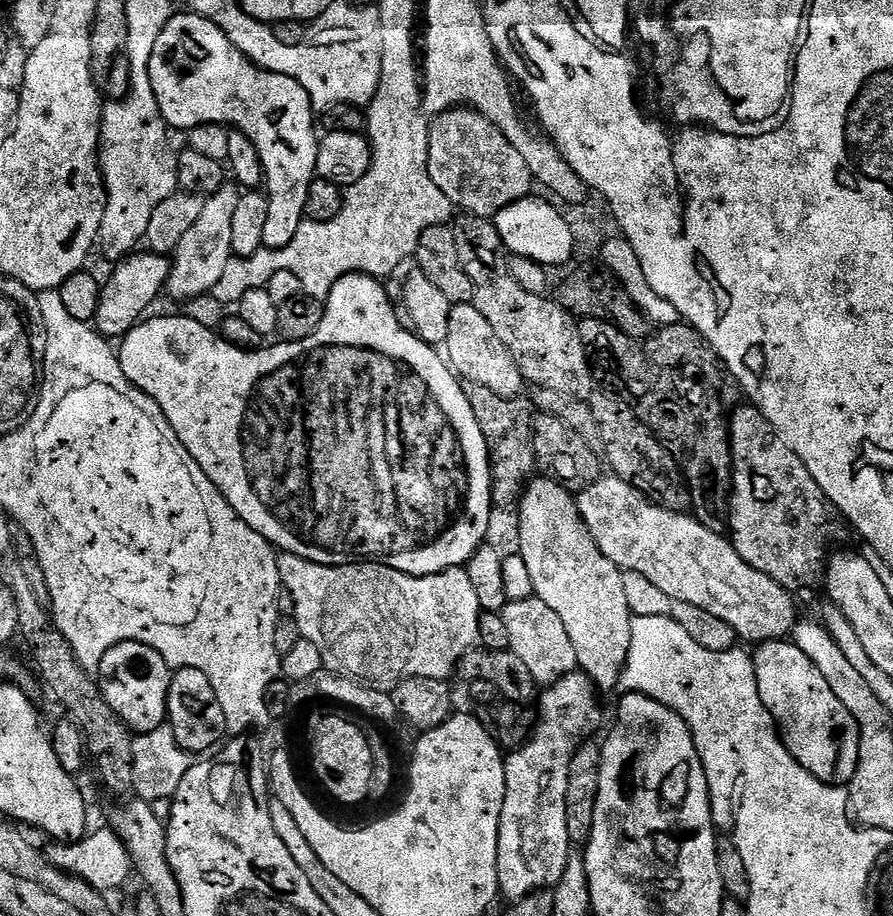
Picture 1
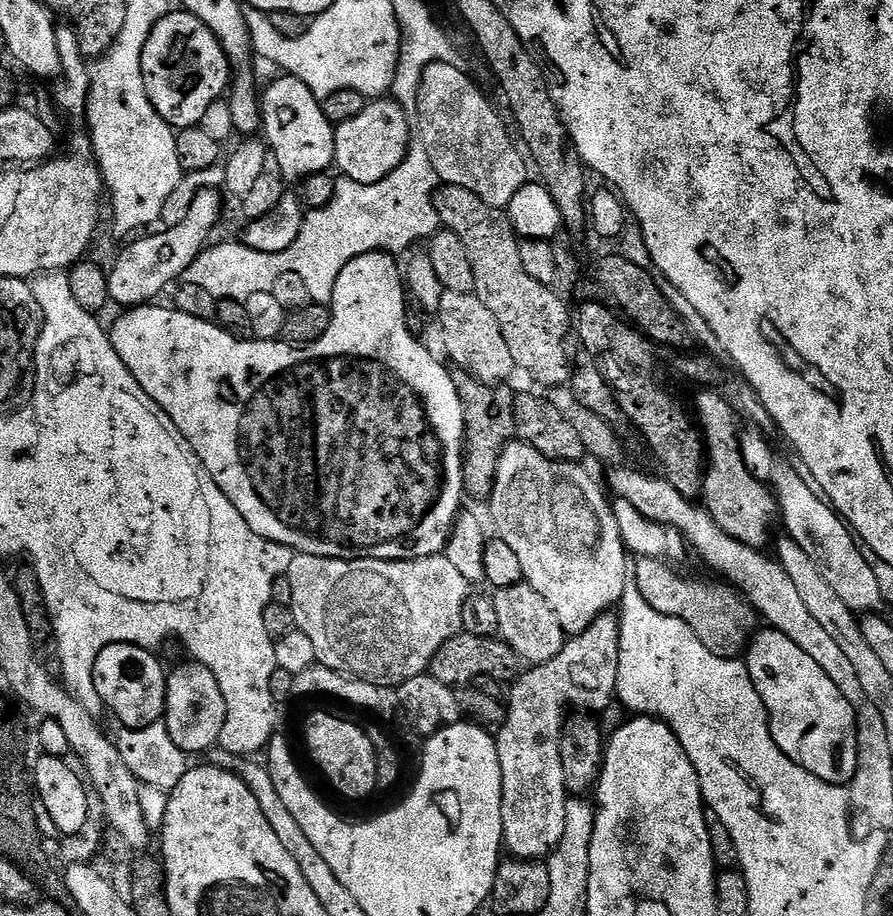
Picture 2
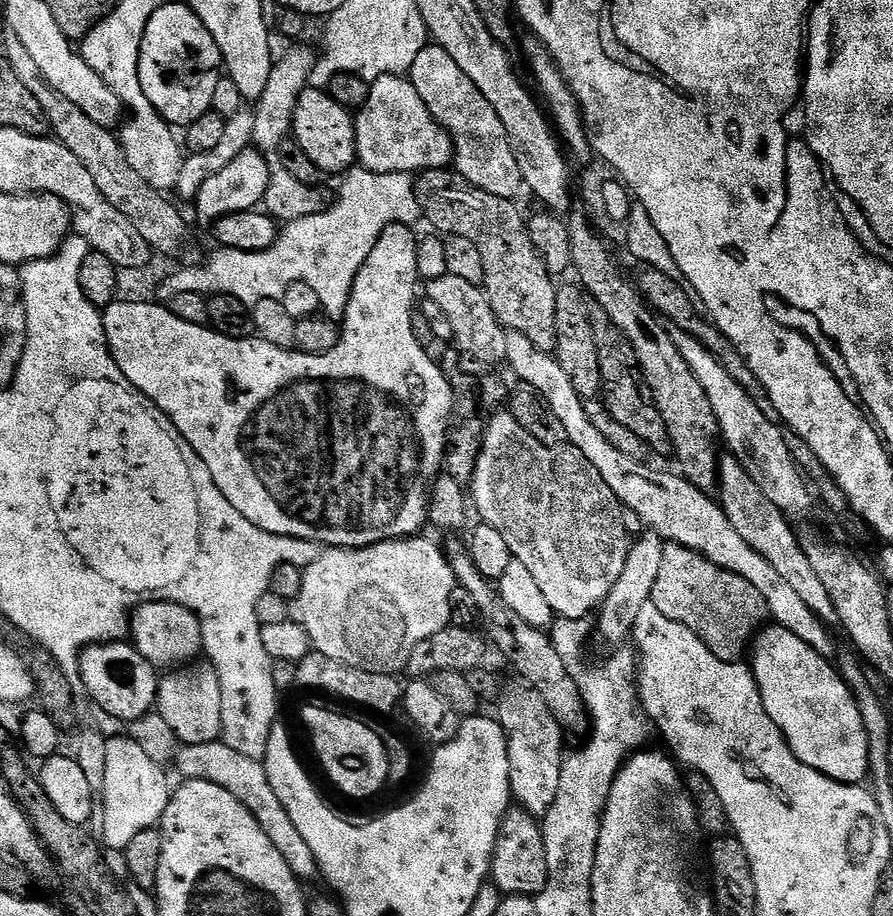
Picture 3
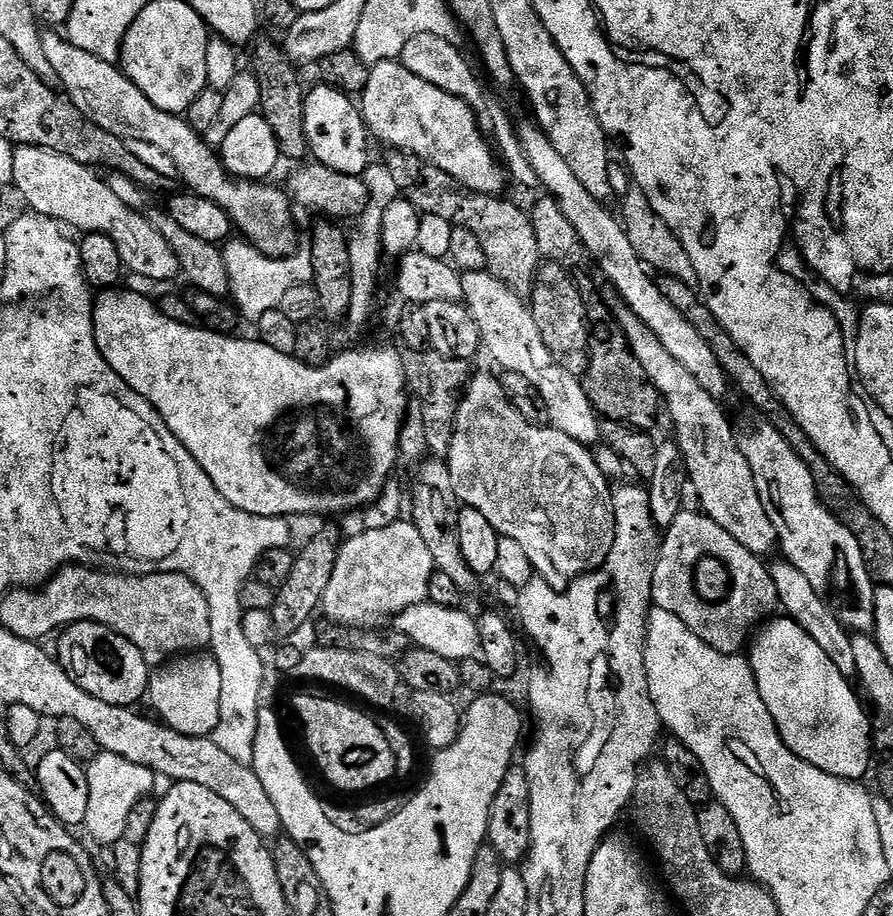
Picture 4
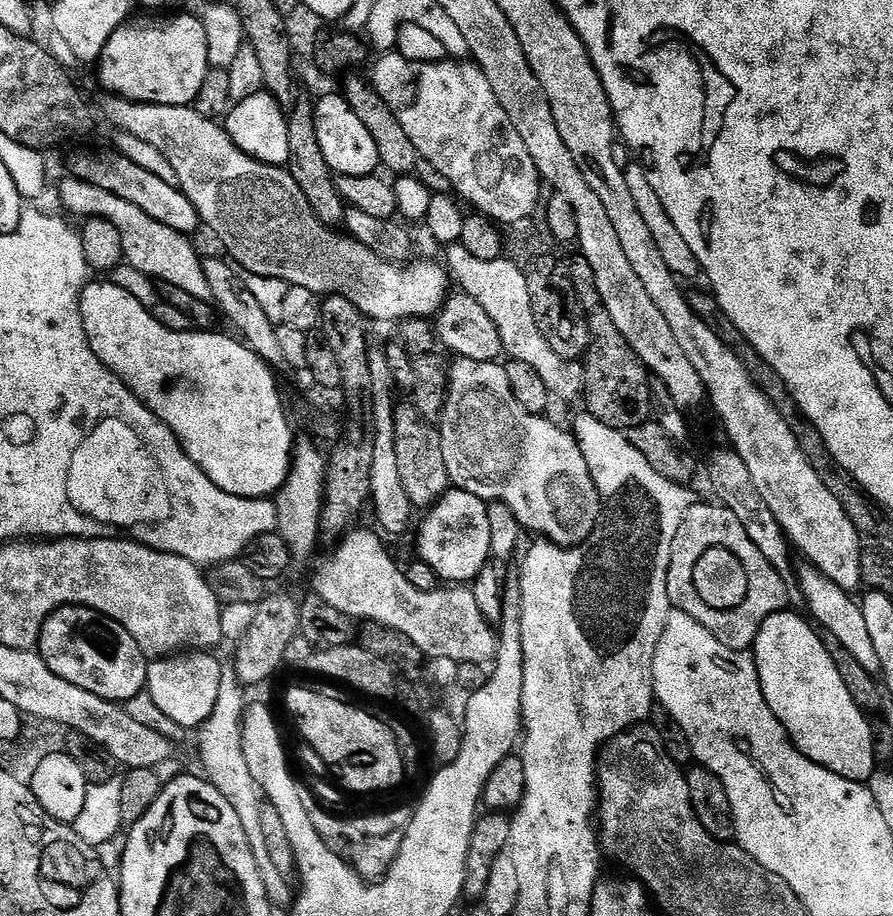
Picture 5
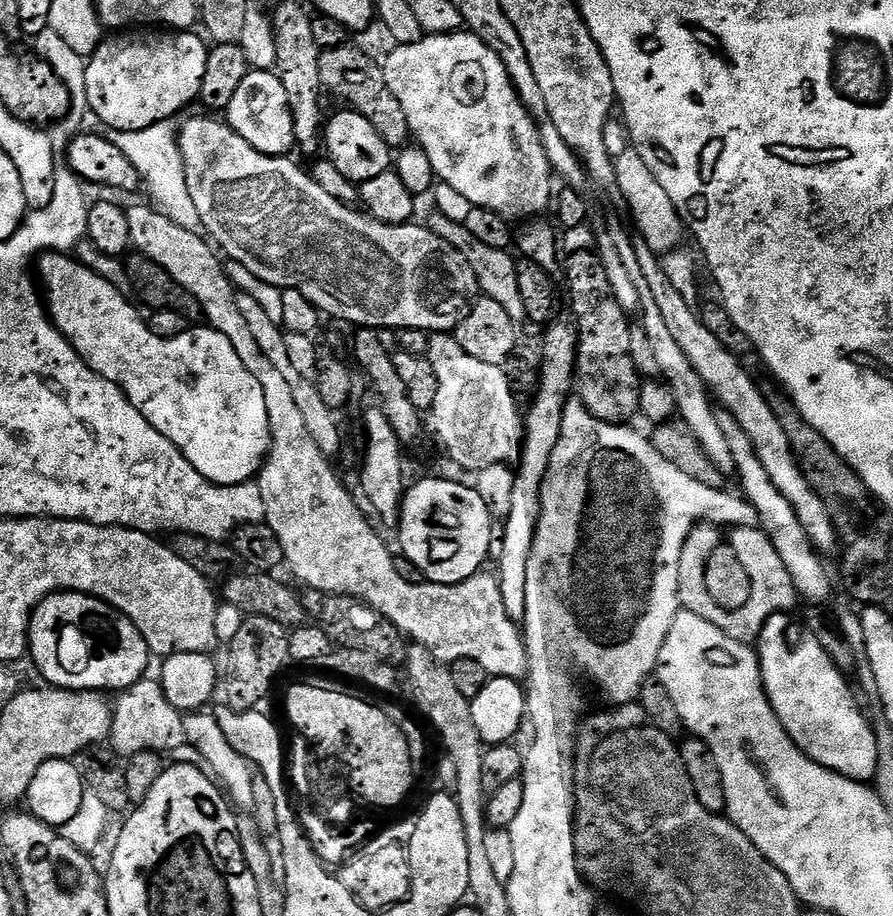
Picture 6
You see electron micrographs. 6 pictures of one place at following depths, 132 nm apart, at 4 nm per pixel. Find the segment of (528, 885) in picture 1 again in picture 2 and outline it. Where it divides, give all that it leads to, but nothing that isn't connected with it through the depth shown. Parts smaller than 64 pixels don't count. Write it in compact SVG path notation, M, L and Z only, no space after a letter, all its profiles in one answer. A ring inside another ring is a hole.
M605 614L603 616L599 616L599 618L597 618L596 621L593 622L593 624L591 624L591 626L589 626L585 632L579 632L577 636L565 639L564 645L562 646L562 650L554 658L550 658L550 662L546 662L545 664L537 664L535 666L529 667L527 670L521 671L520 675L517 676L515 680L511 681L509 688L512 689L509 690L508 696L506 692L506 707L508 709L508 717L506 718L504 727L499 729L499 731L495 733L494 739L496 741L496 749L498 750L498 758L500 759L500 765L502 766L502 822L504 823L503 847L507 849L507 851L509 848L509 850L512 851L509 853L511 853L511 855L515 857L515 859L543 861L545 858L551 856L552 852L555 851L558 845L560 845L560 843L562 842L562 834L566 830L566 806L568 805L570 799L568 783L566 782L566 774L562 770L562 750L560 749L560 747L562 746L562 734L564 733L564 725L566 723L566 713L569 711L569 709L567 710L568 704L573 704L573 706L576 707L573 709L583 710L585 713L588 714L600 714L600 711L602 711L603 708L606 707L608 703L610 702L613 703L616 694L616 683L618 682L618 654L620 653L620 619L621 617L616 614Z

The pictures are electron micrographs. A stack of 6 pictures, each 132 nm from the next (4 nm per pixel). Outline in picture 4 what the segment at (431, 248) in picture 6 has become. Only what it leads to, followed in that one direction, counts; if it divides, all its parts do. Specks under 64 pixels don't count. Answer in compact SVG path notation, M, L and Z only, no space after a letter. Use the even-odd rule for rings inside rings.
M59 31L44 32L42 47L46 50L46 59L50 66L54 66L54 74L58 74L63 95L86 119L106 130L106 134L114 134L114 138L125 142L150 142L150 146L158 146L162 154L170 154L177 177L187 187L189 184L195 195L210 198L210 202L222 206L232 220L233 229L259 252L279 258L297 251L296 224L292 221L294 201L283 187L275 188L272 182L229 176L217 149L201 133L195 132L183 115L158 110L158 106L154 106L154 102L150 102L150 98L146 98L146 94L142 94L142 90L138 90L138 86L134 86L116 64L94 58L94 54L86 50L78 50L78 46L56 32Z

